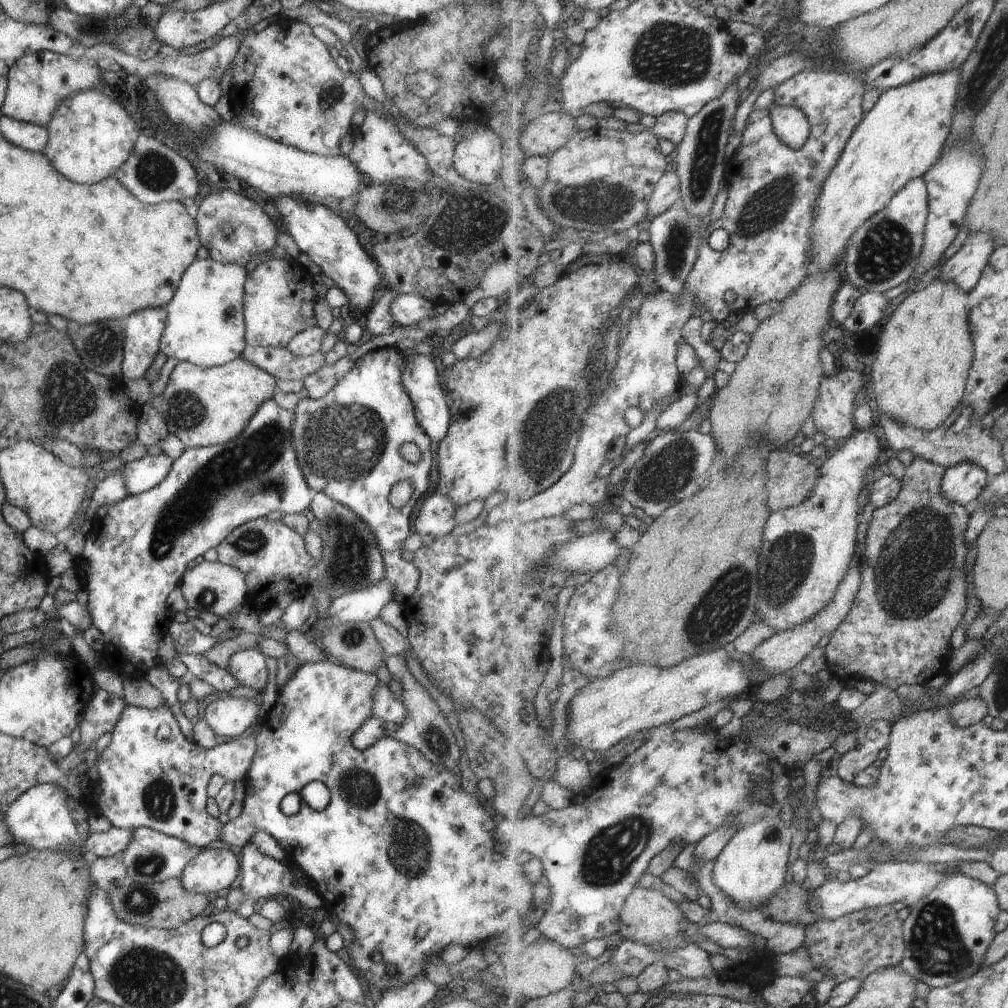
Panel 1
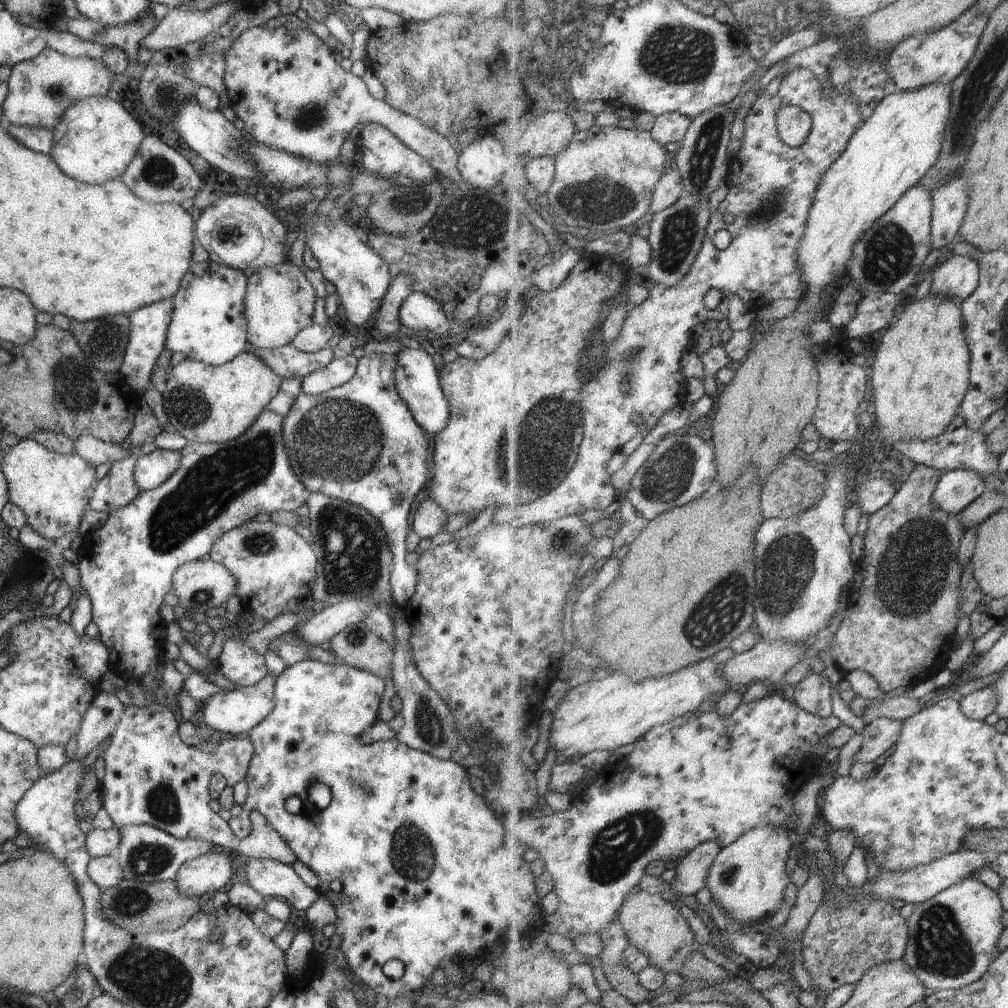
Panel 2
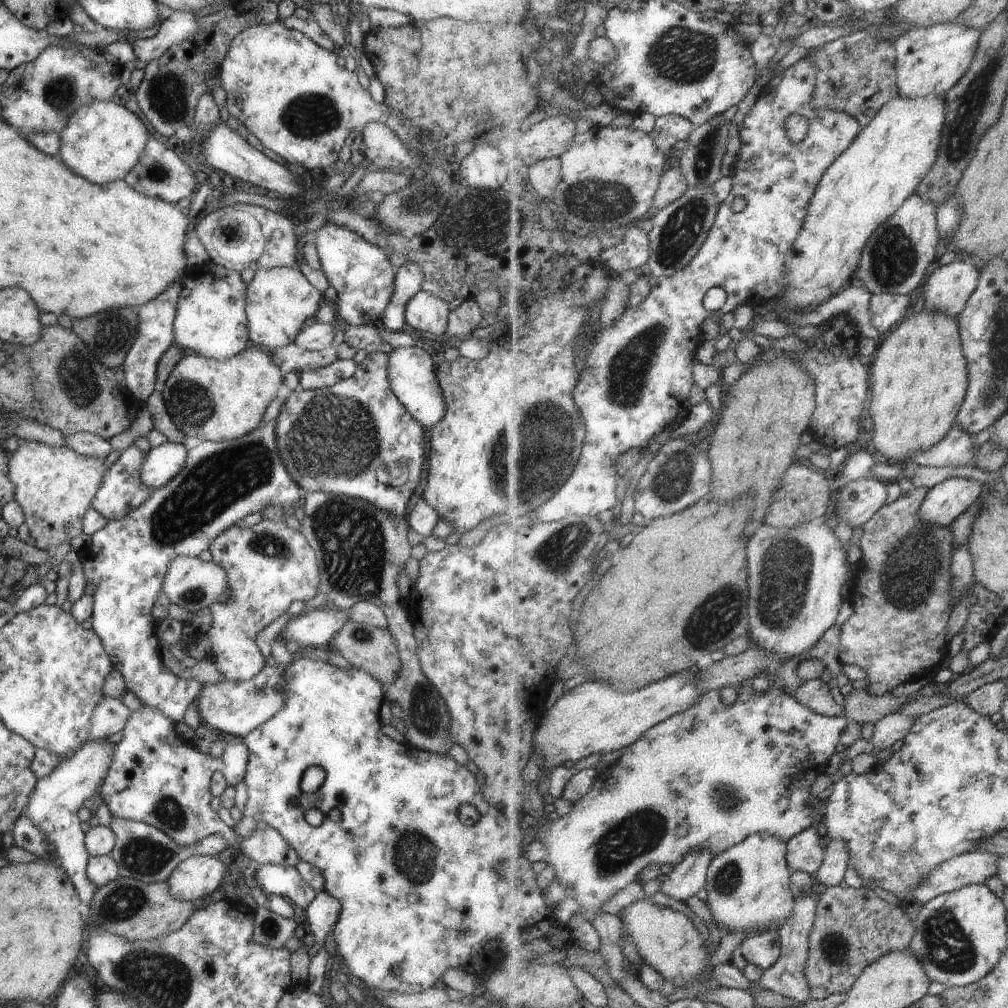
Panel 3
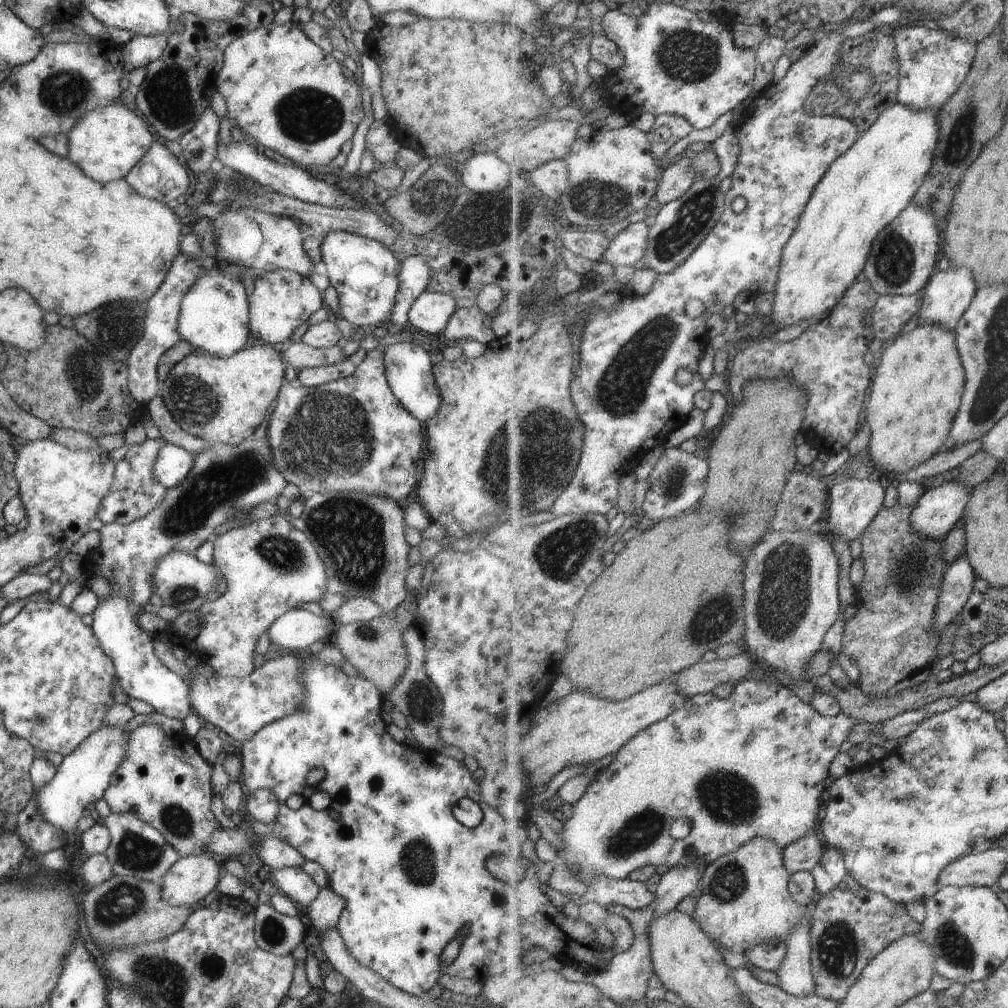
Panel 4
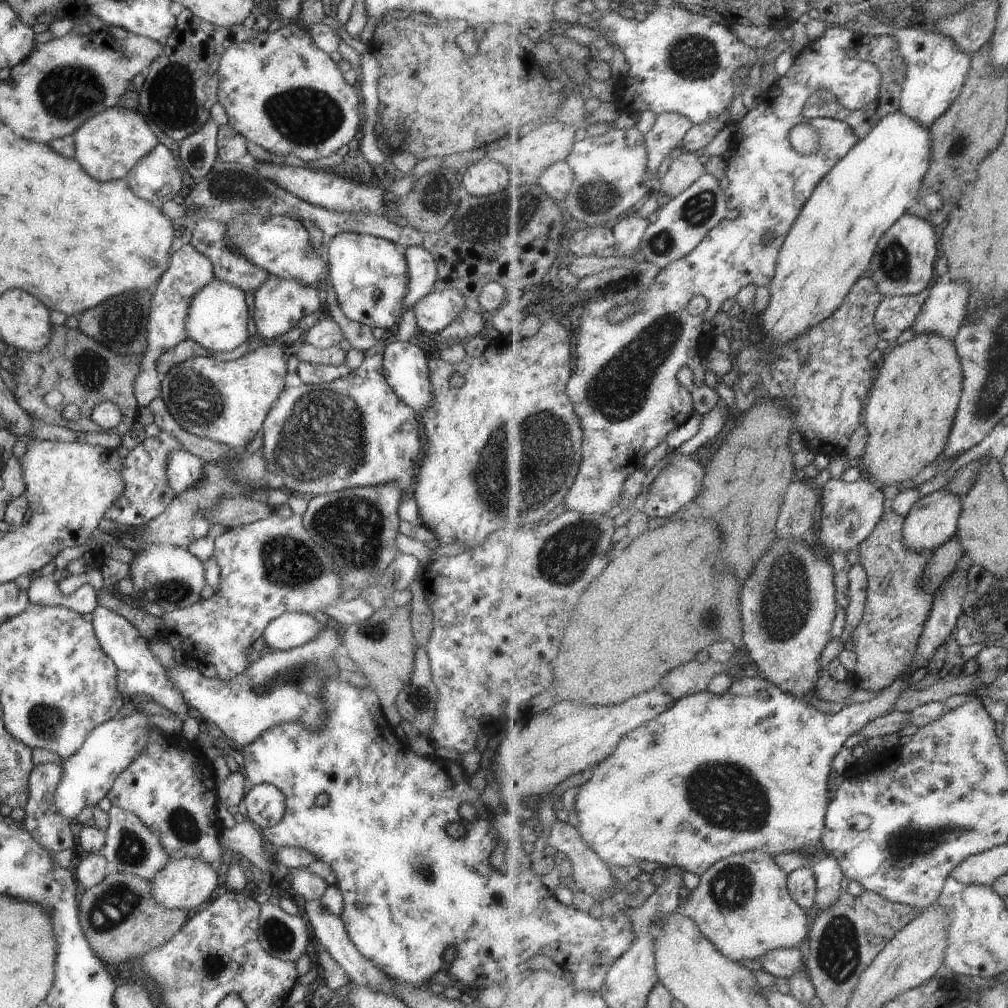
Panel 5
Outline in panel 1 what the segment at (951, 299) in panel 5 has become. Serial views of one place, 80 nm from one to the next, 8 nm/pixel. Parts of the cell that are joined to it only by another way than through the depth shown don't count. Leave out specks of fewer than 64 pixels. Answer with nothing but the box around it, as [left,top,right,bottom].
[937,233,995,292]

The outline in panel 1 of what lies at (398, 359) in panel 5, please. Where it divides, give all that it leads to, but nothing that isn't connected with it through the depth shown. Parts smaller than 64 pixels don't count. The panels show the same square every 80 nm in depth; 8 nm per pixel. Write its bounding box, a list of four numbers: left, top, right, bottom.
[402,354,449,442]

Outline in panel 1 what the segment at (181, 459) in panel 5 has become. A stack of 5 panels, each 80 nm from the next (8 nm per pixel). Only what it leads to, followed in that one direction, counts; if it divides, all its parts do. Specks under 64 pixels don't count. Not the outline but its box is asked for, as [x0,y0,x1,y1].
[121,453,172,495]

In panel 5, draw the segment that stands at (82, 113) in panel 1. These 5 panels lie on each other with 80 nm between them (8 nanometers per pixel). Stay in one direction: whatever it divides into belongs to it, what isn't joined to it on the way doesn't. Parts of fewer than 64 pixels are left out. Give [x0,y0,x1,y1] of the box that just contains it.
[71,105,158,183]

